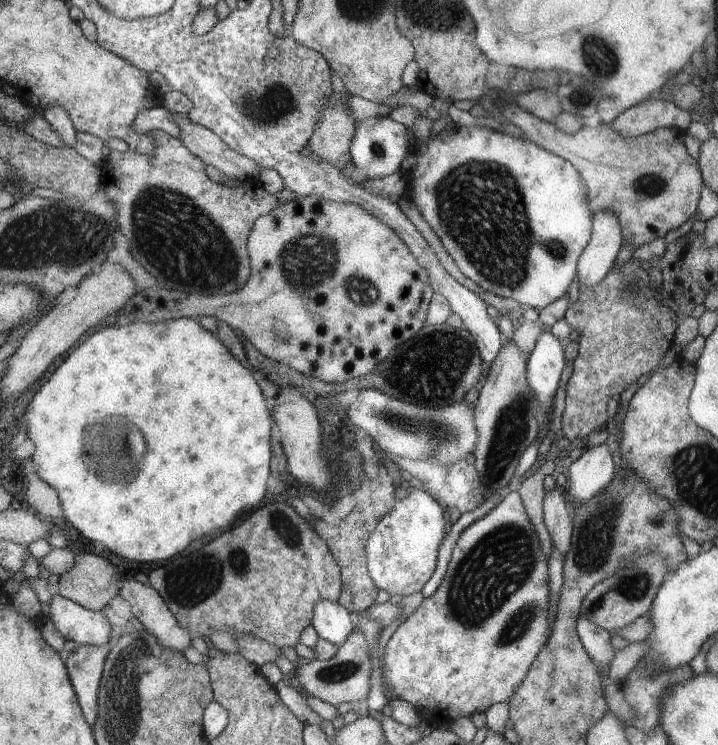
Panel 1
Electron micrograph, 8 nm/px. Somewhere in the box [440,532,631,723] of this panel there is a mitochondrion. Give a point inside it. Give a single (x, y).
(516, 627)

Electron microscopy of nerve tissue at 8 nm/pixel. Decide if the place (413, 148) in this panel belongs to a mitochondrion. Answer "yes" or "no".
no

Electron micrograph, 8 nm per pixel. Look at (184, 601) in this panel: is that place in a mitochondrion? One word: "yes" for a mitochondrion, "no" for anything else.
yes

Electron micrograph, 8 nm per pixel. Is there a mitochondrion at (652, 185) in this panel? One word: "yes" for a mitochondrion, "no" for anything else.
yes

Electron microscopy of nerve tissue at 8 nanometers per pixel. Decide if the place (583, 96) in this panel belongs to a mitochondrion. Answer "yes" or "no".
yes

